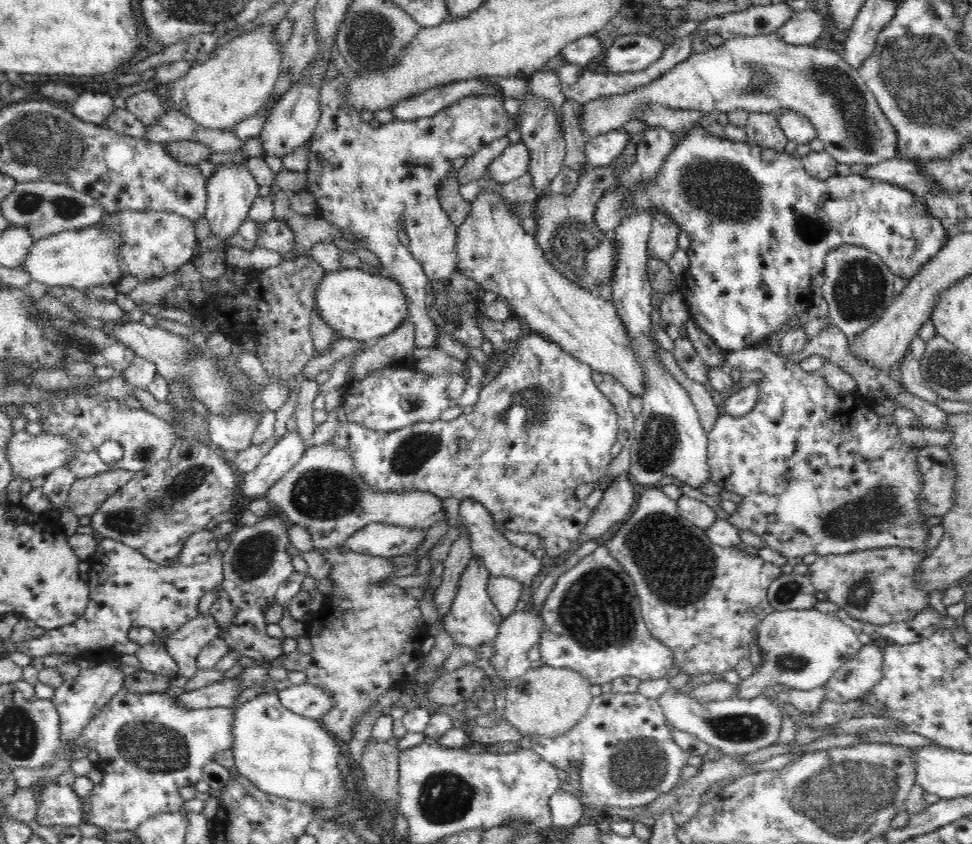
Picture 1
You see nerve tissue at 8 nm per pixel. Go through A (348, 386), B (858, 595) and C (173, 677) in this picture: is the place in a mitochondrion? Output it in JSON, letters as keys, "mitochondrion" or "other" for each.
{"A":"other","B":"mitochondrion","C":"other"}

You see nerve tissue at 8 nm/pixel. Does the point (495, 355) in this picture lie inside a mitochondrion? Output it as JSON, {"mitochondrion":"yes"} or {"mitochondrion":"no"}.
{"mitochondrion":"no"}

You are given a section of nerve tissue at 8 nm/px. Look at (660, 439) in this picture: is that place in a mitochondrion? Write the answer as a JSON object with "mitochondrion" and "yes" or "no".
{"mitochondrion":"yes"}

